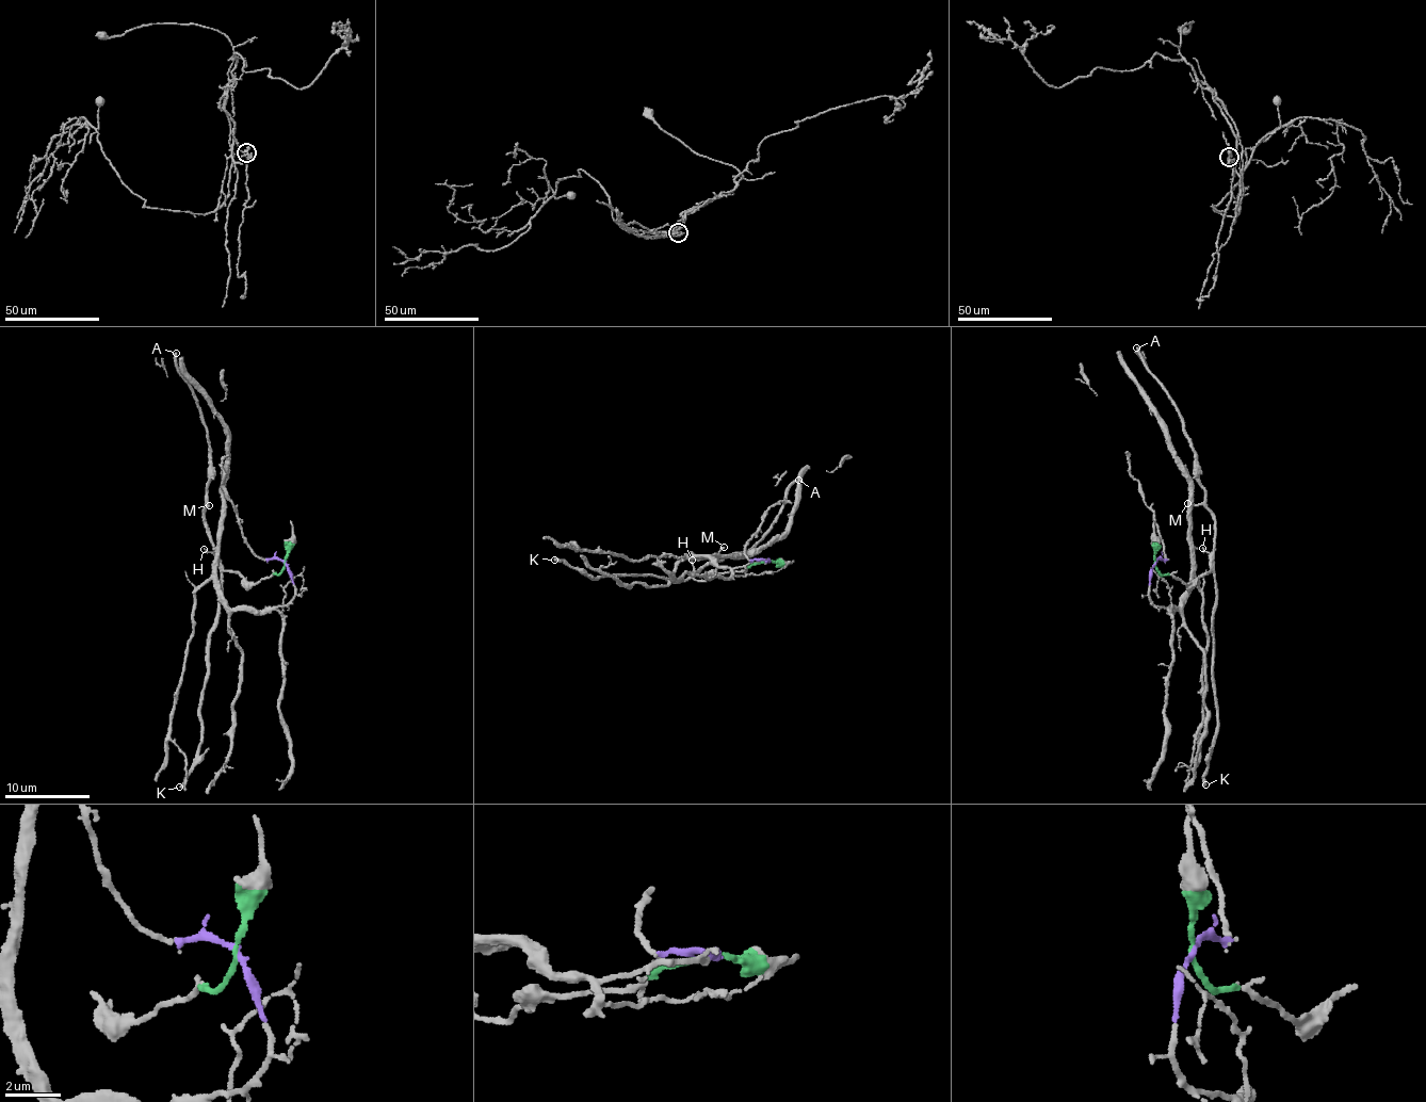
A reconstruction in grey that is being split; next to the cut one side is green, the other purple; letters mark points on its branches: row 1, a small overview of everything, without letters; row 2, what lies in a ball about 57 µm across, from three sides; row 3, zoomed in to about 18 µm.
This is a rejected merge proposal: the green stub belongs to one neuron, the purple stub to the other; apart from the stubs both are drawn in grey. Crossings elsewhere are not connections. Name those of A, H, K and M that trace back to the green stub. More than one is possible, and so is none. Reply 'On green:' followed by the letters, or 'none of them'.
On green: A, H, K, M

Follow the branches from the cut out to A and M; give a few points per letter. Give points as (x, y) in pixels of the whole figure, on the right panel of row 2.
A: (1154, 564), (1163, 574), (1192, 584), (1211, 572), (1212, 514), (1184, 424), (1135, 347)
M: (1154, 564), (1163, 574), (1181, 578), (1186, 584), (1211, 572), (1214, 520), (1211, 512), (1188, 503)

